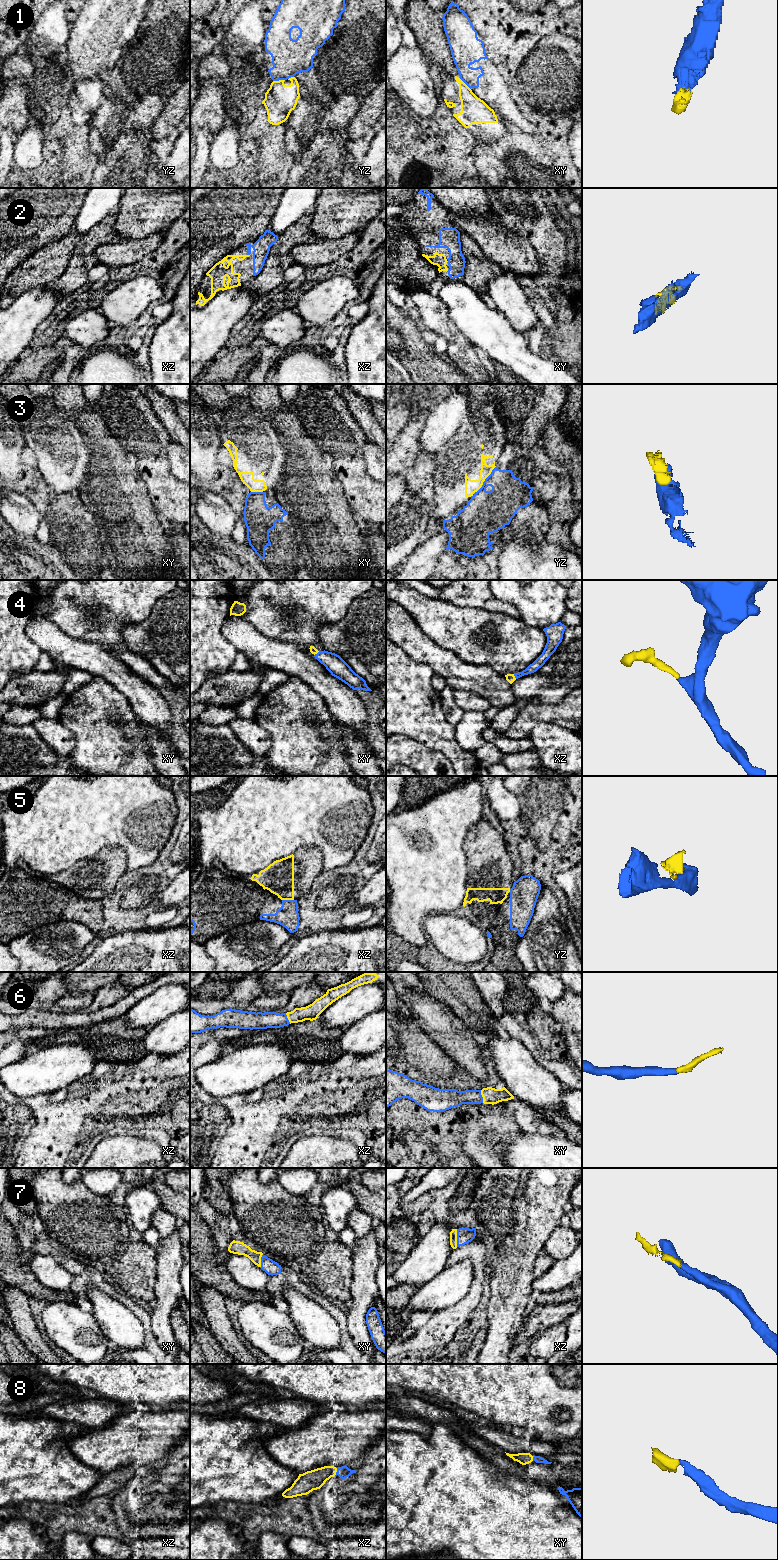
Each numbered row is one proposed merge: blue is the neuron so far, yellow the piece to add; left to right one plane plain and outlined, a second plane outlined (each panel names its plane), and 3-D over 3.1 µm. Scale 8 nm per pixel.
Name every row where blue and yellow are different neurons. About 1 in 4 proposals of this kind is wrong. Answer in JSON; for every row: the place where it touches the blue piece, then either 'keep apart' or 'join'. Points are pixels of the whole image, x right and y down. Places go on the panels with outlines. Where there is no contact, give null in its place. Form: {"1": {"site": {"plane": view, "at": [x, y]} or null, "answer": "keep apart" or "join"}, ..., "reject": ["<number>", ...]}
{"1": {"site": {"plane": "yz", "at": [278, 80]}, "answer": "keep apart"}, "2": {"site": {"plane": "xz", "at": [248, 254]}, "answer": "join"}, "3": {"site": {"plane": "yz", "at": [485, 480]}, "answer": "keep apart"}, "4": {"site": {"plane": "xz", "at": [514, 675]}, "answer": "join"}, "5": {"site": {"plane": "xz", "at": [288, 900]}, "answer": "keep apart"}, "6": {"site": {"plane": "xy", "at": [481, 1096]}, "answer": "join"}, "7": {"site": {"plane": "xz", "at": [457, 1238]}, "answer": "join"}, "8": {"site": {"plane": "xz", "at": [337, 1471]}, "answer": "join"}, "reject": ["1", "3", "5"]}

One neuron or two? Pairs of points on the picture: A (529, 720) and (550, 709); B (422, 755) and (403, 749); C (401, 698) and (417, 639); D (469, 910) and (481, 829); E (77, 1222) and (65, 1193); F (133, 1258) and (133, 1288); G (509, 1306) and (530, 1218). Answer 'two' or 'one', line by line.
A: one
B: one
C: two
D: one
E: one
F: one
G: one

